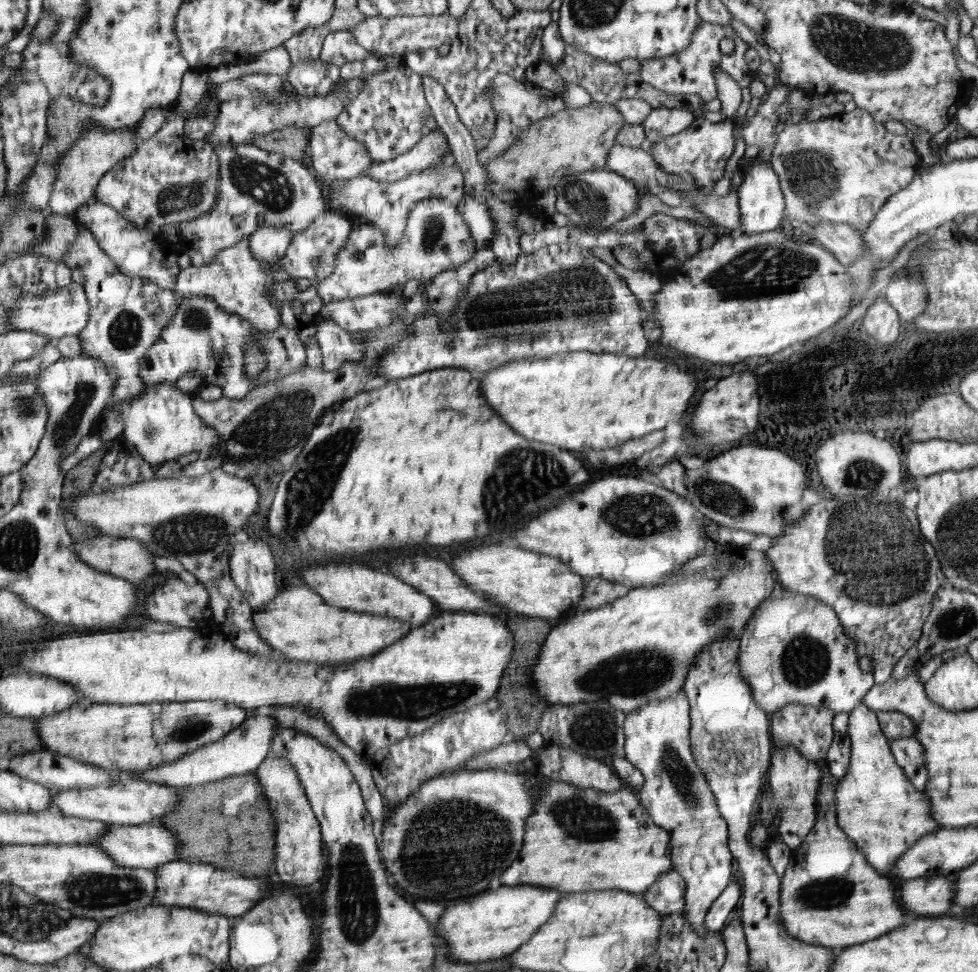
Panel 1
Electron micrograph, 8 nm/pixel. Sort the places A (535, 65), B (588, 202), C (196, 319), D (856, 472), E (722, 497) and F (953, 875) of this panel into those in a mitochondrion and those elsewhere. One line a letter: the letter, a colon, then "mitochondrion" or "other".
A: other
B: mitochondrion
C: mitochondrion
D: mitochondrion
E: mitochondrion
F: other

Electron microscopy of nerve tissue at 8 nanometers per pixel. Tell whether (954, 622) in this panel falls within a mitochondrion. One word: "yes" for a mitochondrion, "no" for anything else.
yes

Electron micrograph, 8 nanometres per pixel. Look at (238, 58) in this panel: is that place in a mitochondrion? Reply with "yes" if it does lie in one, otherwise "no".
no

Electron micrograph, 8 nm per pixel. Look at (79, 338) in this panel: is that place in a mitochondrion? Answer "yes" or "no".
no

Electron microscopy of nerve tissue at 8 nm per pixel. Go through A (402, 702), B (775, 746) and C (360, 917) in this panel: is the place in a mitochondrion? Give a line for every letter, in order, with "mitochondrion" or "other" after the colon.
A: mitochondrion
B: other
C: mitochondrion

